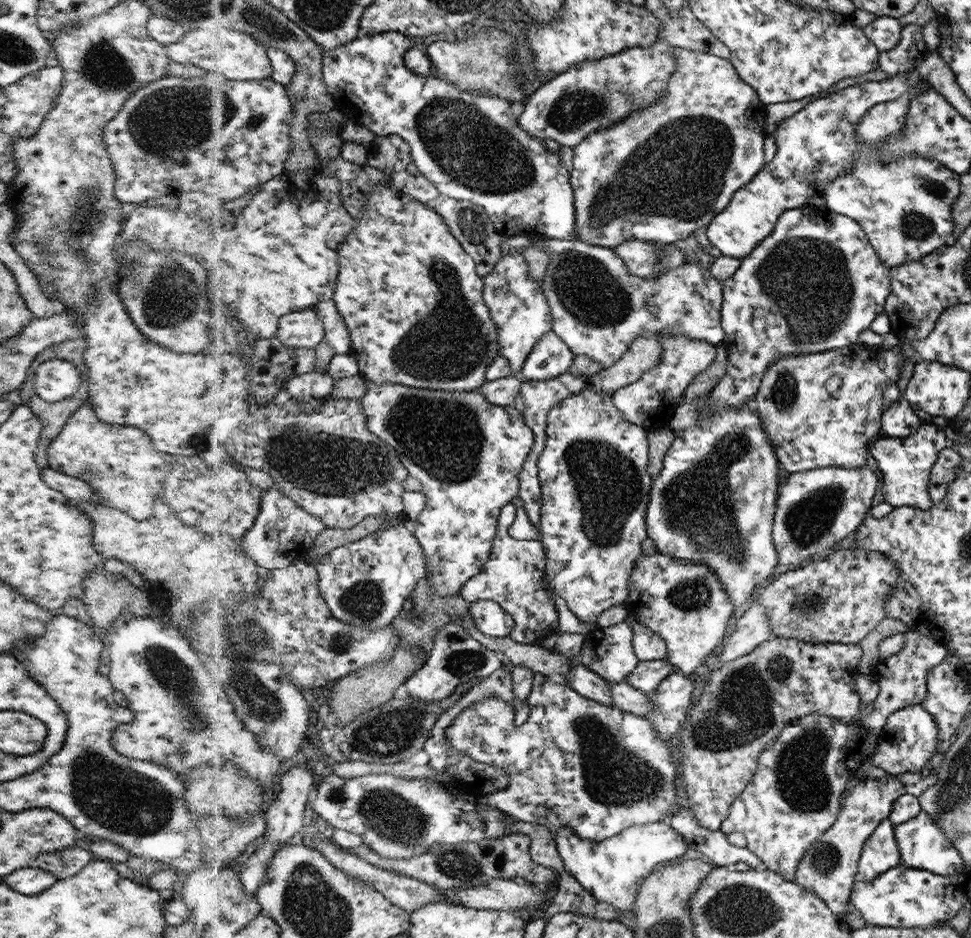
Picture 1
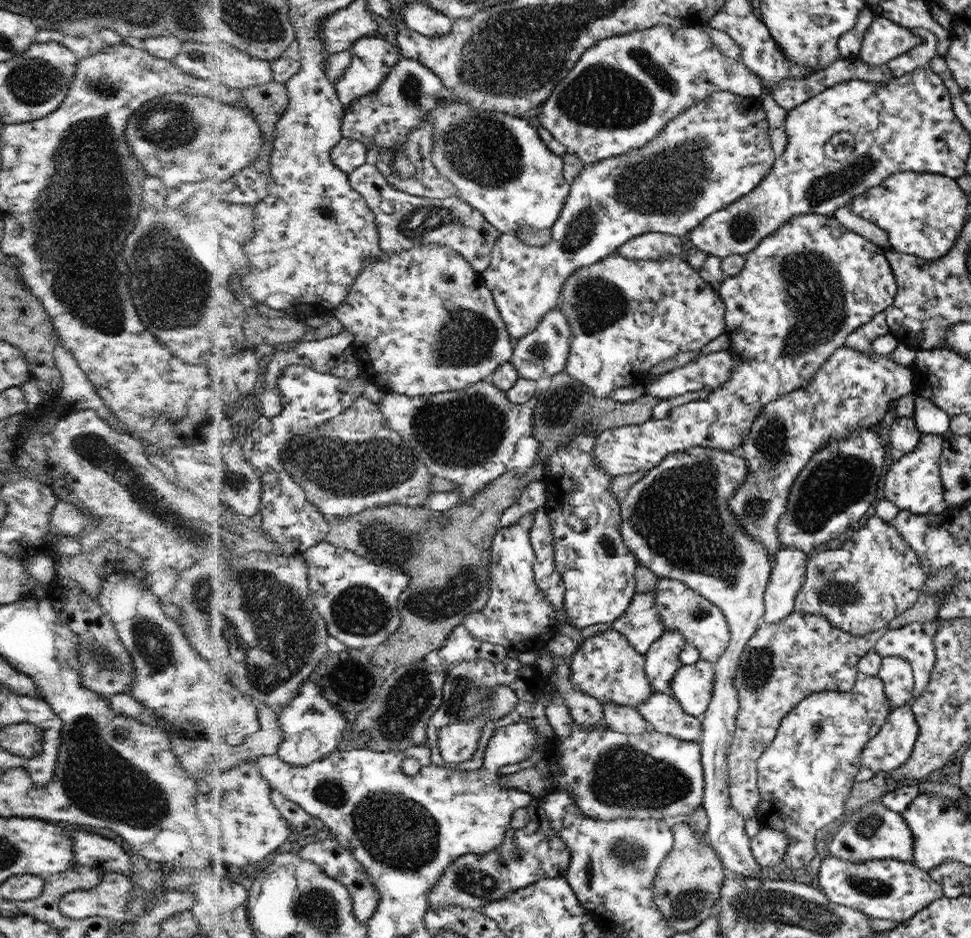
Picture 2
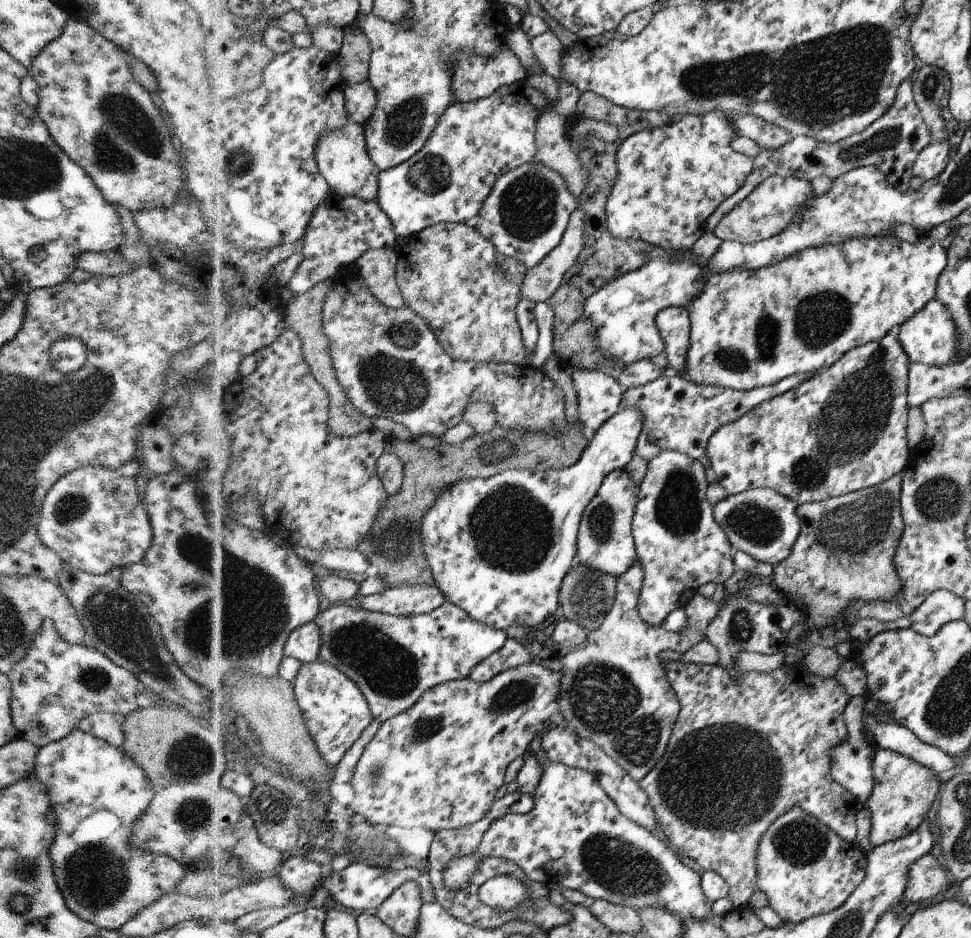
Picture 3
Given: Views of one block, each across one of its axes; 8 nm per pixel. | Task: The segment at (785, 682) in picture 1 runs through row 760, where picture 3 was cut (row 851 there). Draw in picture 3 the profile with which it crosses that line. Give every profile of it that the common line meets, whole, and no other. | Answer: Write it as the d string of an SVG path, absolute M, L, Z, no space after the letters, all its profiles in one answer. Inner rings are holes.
M661 660L666 678L670 683L674 694L681 706L674 728L671 732L671 746L667 747L667 754L663 755L663 762L659 766L654 766L638 785L649 795L653 804L658 834L663 840L674 847L677 853L681 853L693 862L701 866L705 872L716 872L728 886L727 898L731 901L732 908L749 906L747 900L749 896L758 888L757 881L757 850L763 834L771 824L783 813L787 812L795 805L802 807L807 814L812 814L819 822L826 823L839 838L847 839L847 842L854 840L856 835L855 817L858 808L862 805L858 798L851 794L842 784L835 782L830 774L833 765L833 750L839 746L841 741L846 740L846 723L842 714L846 708L846 702L851 697L844 690L844 686L839 684L838 679L833 677L820 677L812 674L803 664L783 663L778 668L769 672L745 671L737 673L734 677L726 674L726 670L715 663L714 665L704 665L701 663L682 663L674 660Z

